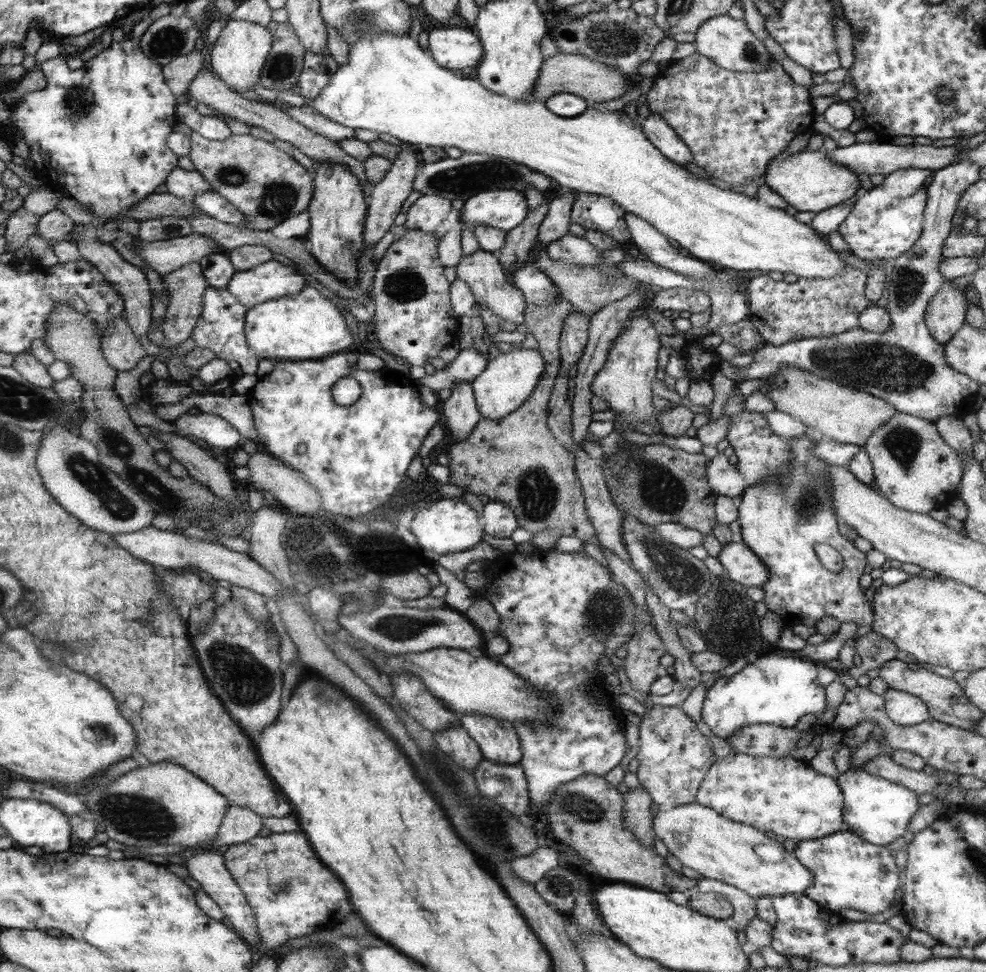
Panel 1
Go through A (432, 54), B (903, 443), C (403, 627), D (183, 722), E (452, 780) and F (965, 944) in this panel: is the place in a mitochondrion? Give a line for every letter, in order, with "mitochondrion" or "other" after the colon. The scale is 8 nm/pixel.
A: other
B: mitochondrion
C: mitochondrion
D: other
E: mitochondrion
F: other

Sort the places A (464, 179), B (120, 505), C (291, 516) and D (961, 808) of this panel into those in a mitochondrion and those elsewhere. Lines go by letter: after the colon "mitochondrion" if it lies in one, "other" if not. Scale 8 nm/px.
A: mitochondrion
B: mitochondrion
C: other
D: other

